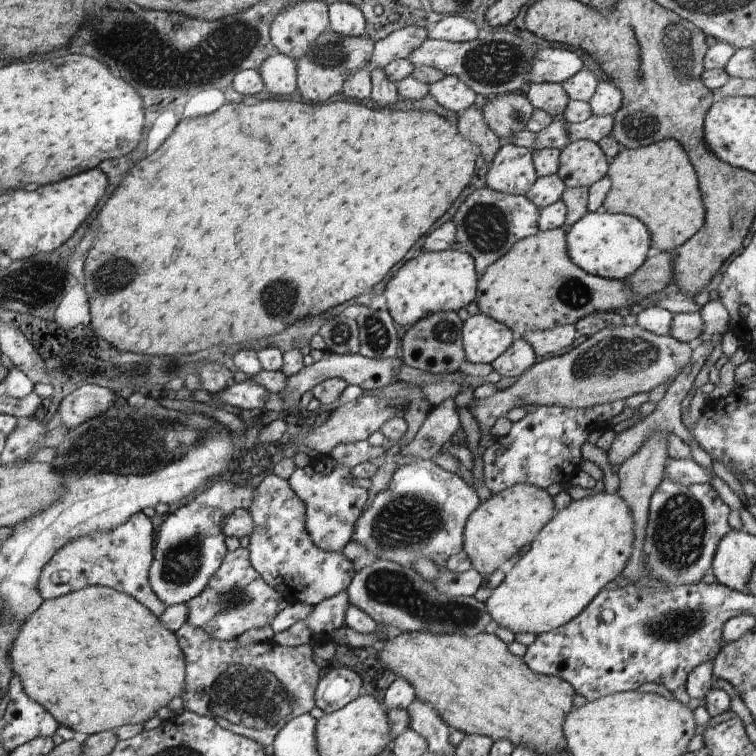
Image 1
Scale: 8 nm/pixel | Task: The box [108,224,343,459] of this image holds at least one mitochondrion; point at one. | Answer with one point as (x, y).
(269, 302)

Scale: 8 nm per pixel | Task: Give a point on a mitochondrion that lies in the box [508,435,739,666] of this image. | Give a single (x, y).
(679, 534)

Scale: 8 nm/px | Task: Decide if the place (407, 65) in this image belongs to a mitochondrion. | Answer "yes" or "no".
no

